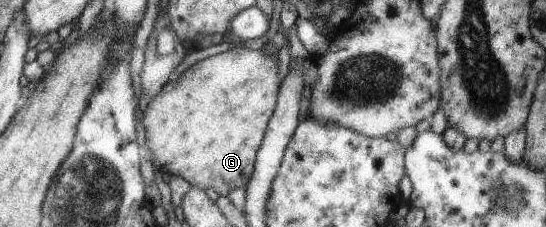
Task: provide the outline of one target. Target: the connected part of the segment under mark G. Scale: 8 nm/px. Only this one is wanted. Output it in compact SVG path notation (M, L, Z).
M237 45L227 52L196 62L178 78L172 78L144 112L146 153L154 168L180 176L201 190L213 188L220 196L226 197L236 188L246 188L254 176L259 150L278 105L281 84L277 56L266 49L250 50Z

